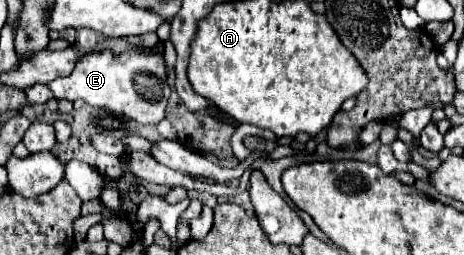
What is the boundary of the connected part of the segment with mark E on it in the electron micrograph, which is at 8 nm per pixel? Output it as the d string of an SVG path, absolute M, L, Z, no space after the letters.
M131 49L125 53L99 51L81 55L75 63L75 69L67 77L59 77L49 83L49 89L57 99L83 99L93 107L111 109L121 113L143 125L157 125L165 119L165 109L169 101L169 85L167 85L167 67L161 53Z

